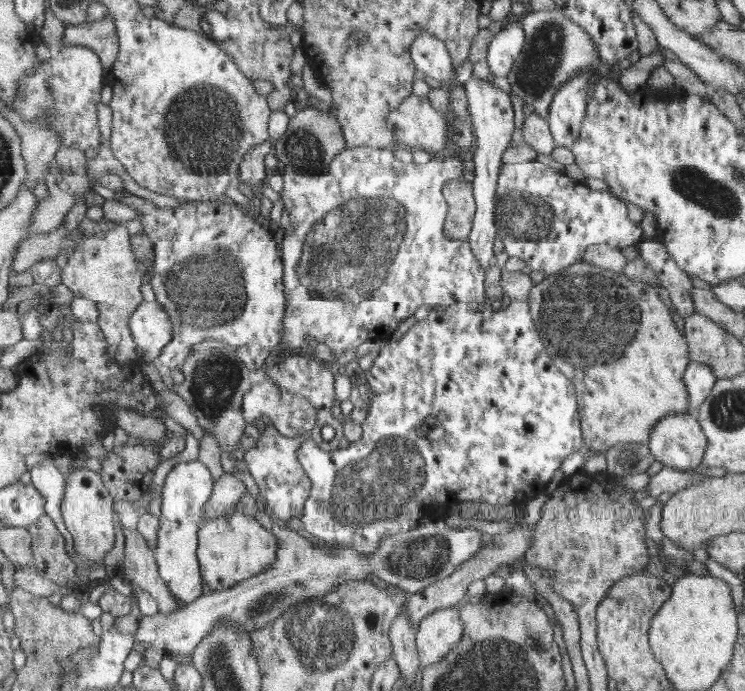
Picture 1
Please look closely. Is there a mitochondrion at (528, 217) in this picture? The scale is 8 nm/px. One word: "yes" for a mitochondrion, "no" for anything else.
yes

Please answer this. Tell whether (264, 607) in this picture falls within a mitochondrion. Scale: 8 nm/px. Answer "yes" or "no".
yes

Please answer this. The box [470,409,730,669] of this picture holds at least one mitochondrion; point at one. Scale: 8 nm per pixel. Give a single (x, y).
(629, 595)

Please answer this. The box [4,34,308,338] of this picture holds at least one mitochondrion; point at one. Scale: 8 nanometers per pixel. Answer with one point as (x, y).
(211, 286)

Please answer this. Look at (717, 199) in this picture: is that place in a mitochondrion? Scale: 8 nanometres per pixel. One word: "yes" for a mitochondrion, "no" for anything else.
yes

